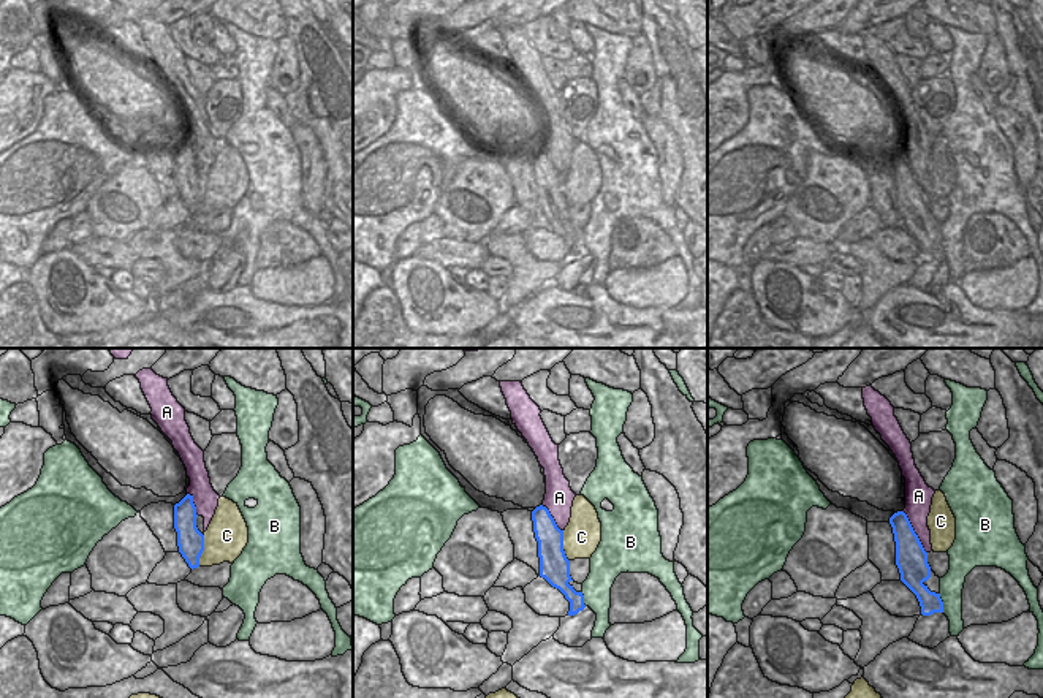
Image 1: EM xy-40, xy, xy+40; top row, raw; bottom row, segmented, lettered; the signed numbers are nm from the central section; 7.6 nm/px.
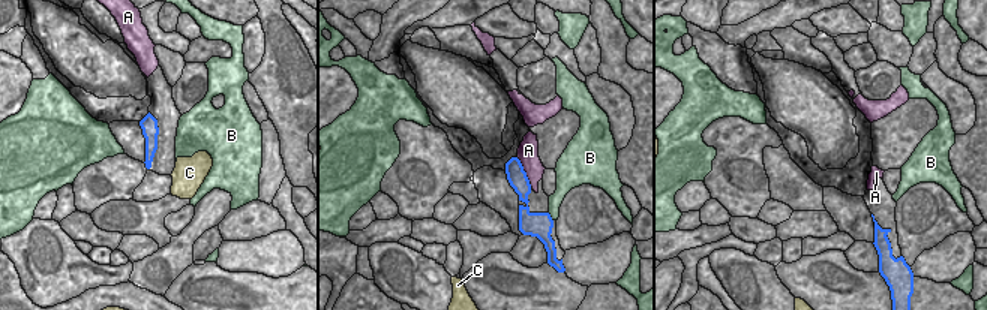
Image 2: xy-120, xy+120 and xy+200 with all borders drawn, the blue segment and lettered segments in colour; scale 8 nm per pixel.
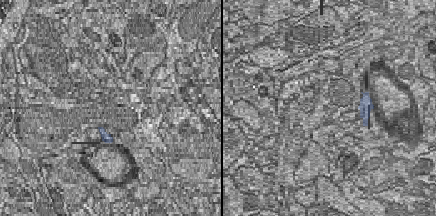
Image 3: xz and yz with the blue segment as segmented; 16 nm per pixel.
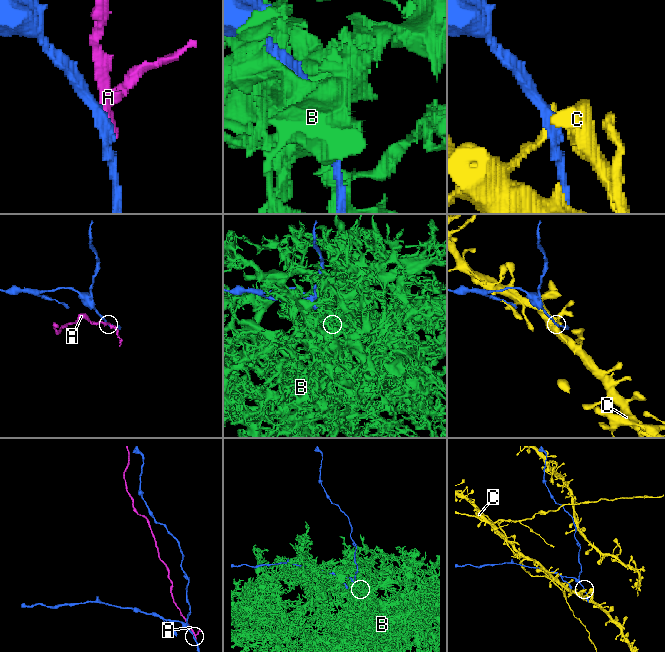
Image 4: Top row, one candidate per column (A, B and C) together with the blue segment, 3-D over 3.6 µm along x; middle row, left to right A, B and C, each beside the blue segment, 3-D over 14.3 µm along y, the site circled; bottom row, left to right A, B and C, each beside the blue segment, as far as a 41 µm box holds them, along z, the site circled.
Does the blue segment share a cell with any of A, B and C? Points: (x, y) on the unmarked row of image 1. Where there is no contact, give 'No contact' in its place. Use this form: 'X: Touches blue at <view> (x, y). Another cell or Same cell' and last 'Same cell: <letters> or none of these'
A: Touches blue at xy+40 (914, 178). Another cell
B: Touches blue at xy+40 (942, 249). Another cell
C: Touches blue at xy-40 (203, 195). Another cell
Same cell: none of these.

